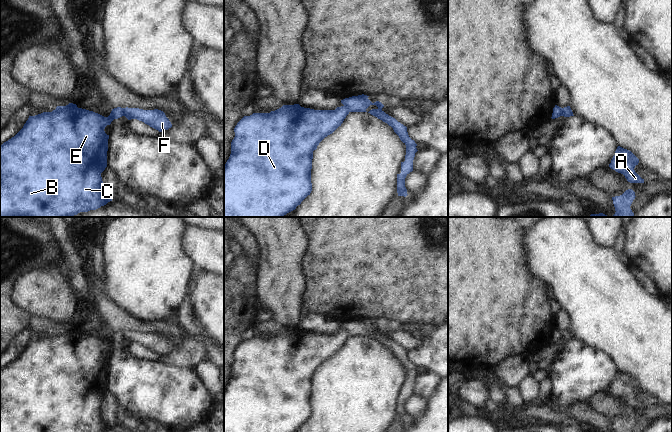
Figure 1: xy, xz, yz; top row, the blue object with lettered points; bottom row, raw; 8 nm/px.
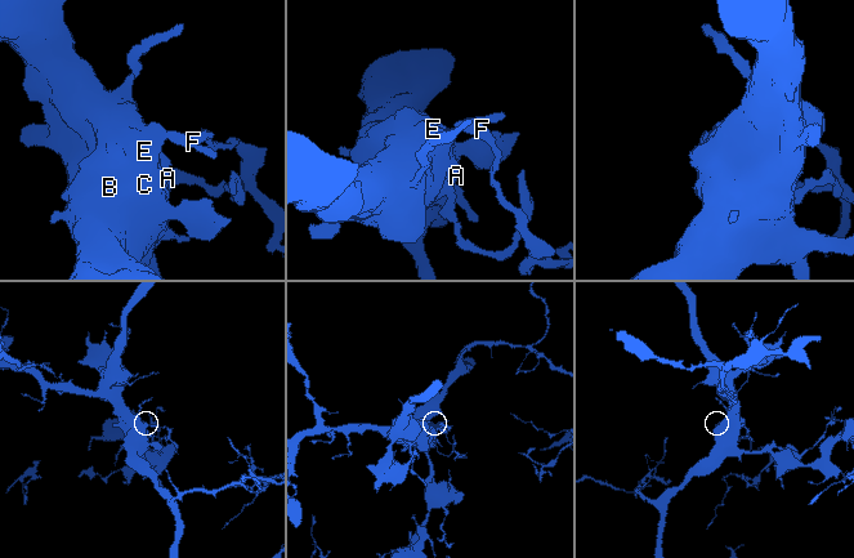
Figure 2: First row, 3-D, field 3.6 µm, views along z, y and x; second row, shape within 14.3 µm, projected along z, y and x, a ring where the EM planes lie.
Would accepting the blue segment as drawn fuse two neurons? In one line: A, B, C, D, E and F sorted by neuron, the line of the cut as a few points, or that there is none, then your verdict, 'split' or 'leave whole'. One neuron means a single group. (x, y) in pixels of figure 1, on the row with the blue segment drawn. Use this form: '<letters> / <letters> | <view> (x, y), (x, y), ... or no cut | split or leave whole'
A B C D E / F | xy (123, 108), (124, 115) | split

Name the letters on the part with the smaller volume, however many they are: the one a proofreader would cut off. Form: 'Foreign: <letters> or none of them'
Foreign: F

